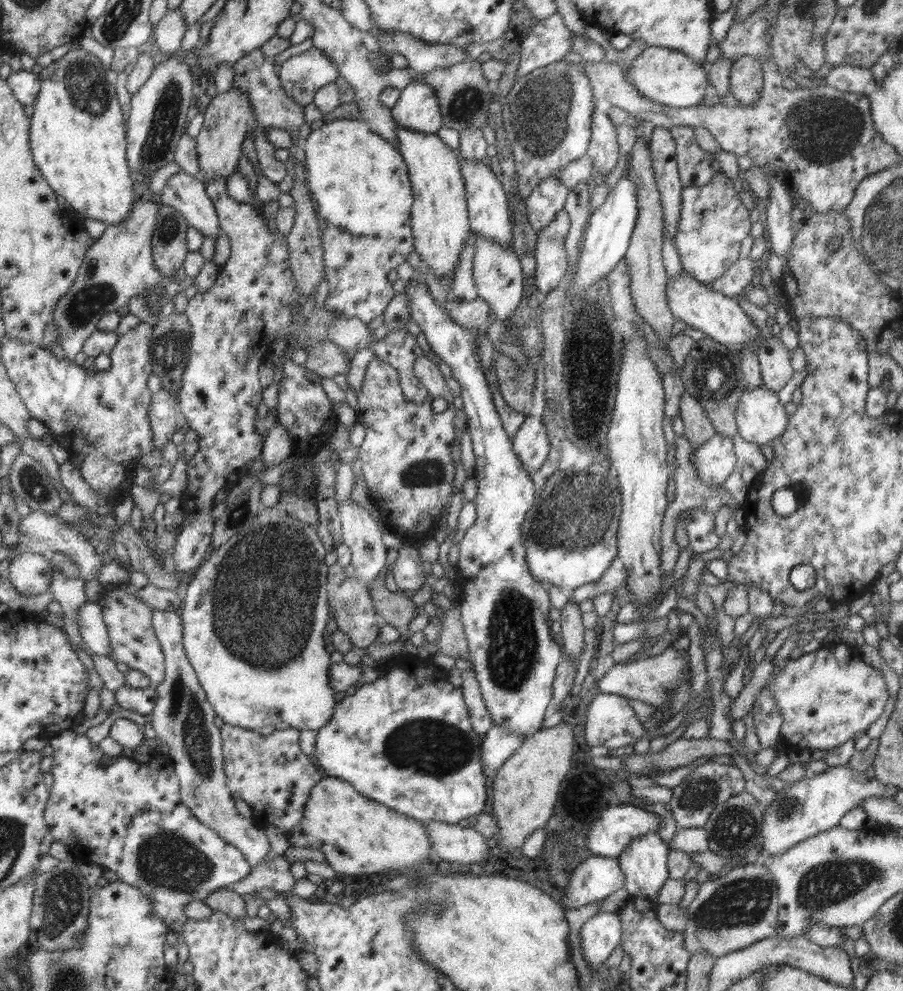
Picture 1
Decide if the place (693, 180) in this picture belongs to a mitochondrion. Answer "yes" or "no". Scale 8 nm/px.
no

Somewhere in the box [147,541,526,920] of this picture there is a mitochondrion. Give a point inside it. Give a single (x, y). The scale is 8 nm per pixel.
(434, 748)

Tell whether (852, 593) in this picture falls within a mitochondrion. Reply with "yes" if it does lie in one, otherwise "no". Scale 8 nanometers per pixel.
no

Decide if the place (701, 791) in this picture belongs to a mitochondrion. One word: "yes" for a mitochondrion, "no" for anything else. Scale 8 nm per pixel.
yes

